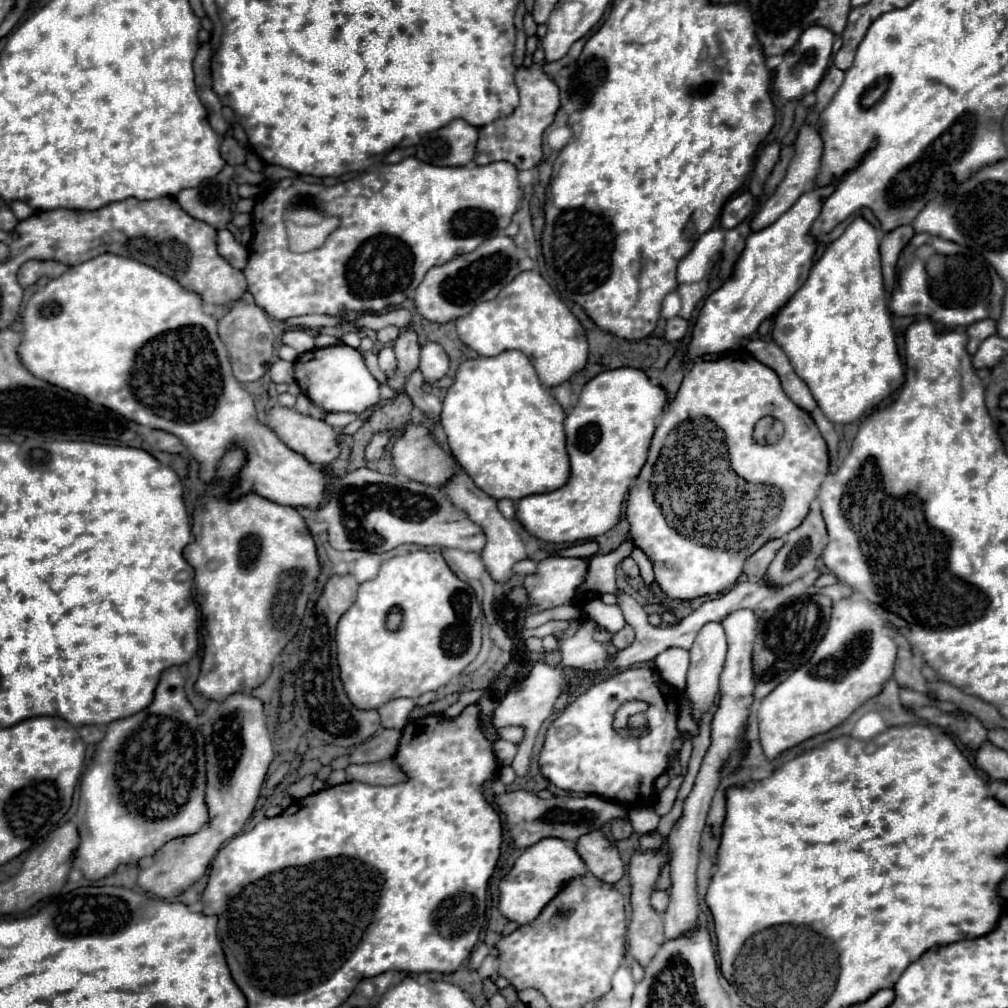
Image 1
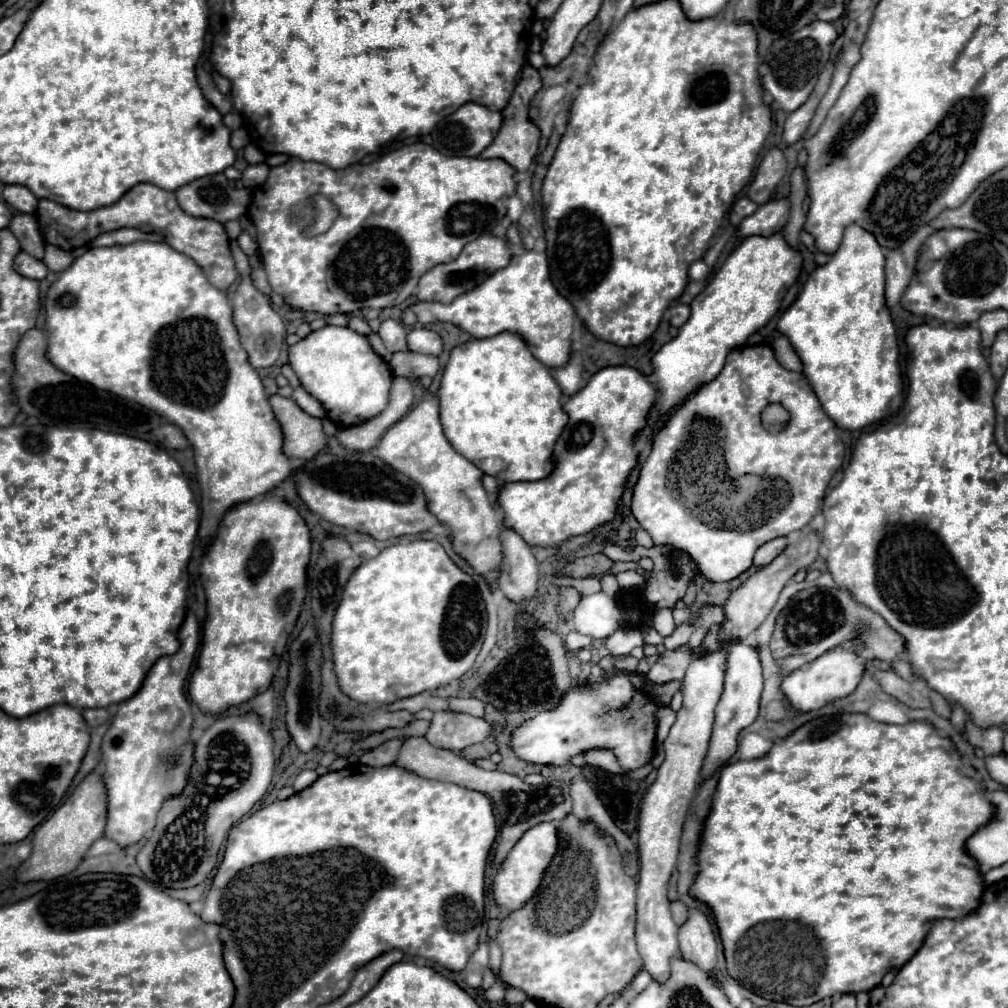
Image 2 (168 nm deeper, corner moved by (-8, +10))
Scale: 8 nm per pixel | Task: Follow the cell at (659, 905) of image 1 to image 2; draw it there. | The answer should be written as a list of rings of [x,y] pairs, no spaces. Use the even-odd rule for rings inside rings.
[[[674,900],[674,902],[670,904],[670,910],[672,910],[672,918],[674,918],[674,922],[676,922],[678,926],[684,924],[686,914],[688,914],[688,908],[684,906],[684,902],[682,902],[682,900]]]

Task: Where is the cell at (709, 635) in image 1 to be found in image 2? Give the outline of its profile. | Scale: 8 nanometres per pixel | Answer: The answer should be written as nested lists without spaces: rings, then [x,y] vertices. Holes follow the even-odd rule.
[[[720,646],[714,652],[698,652],[694,654],[682,684],[684,694],[684,708],[676,714],[676,724],[672,726],[664,750],[666,760],[656,772],[656,780],[648,788],[640,822],[638,822],[638,856],[640,856],[640,874],[638,874],[638,892],[636,892],[636,944],[638,954],[644,960],[644,968],[658,980],[664,982],[670,974],[670,958],[680,954],[676,932],[678,926],[672,920],[668,908],[668,880],[676,866],[678,850],[680,850],[680,836],[682,826],[690,808],[690,802],[696,794],[700,768],[708,750],[712,724],[714,724],[714,708],[722,696],[724,684],[724,670],[722,664],[726,662],[726,648]]]

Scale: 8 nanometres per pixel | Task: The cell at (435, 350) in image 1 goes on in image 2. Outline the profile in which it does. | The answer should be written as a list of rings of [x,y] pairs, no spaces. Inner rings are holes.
[[[426,328],[412,330],[408,334],[408,340],[410,340],[412,352],[430,354],[430,356],[440,356],[442,354],[442,338],[432,330],[426,330]]]

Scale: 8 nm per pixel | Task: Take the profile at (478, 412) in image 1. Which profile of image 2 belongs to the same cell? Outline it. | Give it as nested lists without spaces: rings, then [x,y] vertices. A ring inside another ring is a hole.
[[[502,332],[492,338],[466,342],[450,352],[448,366],[444,368],[438,388],[440,420],[450,444],[476,464],[484,474],[500,482],[506,480],[542,480],[554,472],[550,452],[566,426],[566,412],[562,412],[562,390],[552,378],[550,370],[538,362],[528,344],[512,332]]]

